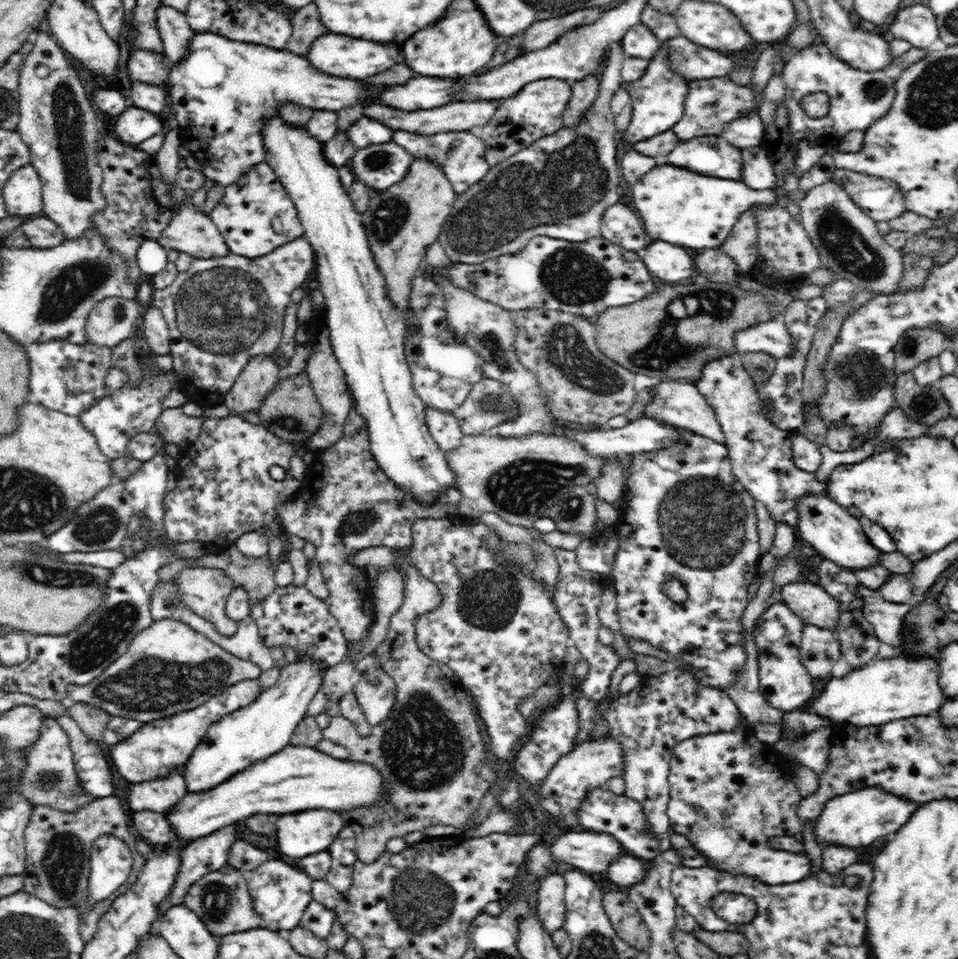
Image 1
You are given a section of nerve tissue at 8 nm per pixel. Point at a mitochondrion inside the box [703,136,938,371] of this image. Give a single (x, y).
(848, 248)

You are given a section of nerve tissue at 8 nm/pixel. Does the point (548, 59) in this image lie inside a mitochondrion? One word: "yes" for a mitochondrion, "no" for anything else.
no

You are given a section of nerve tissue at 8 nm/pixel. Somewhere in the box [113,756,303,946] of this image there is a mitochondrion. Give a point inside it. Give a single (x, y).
(217, 899)

